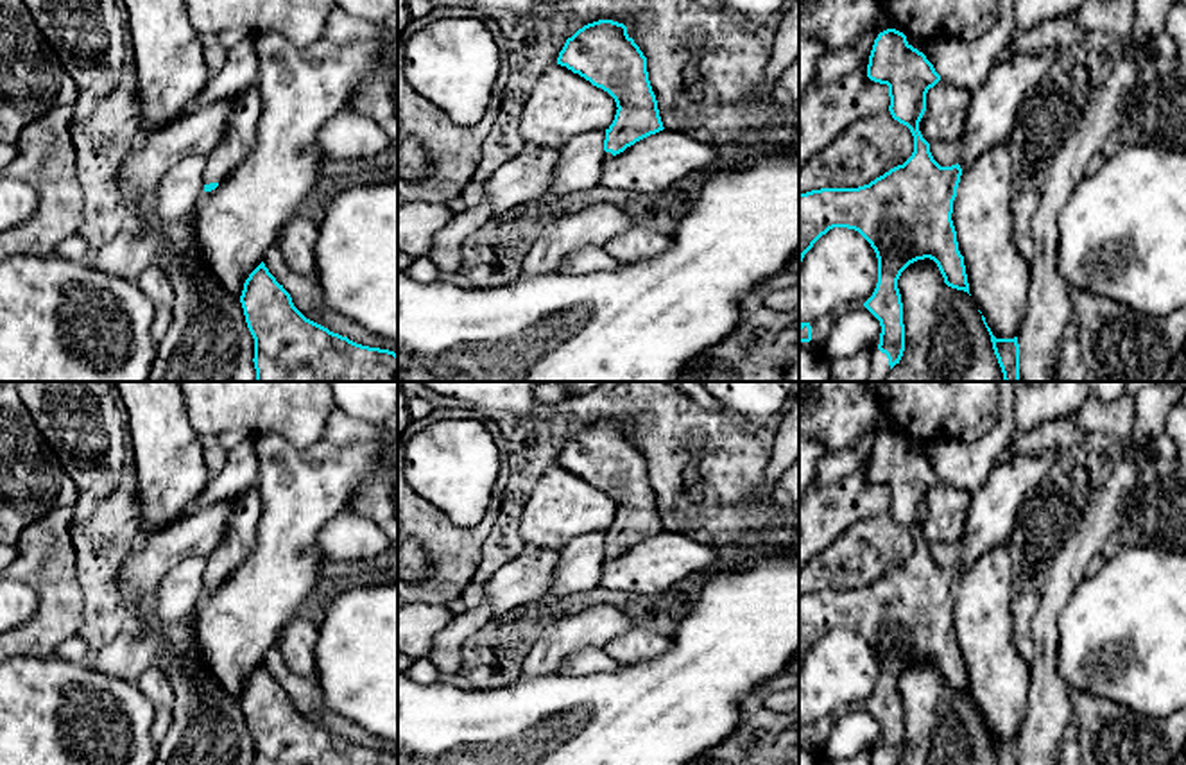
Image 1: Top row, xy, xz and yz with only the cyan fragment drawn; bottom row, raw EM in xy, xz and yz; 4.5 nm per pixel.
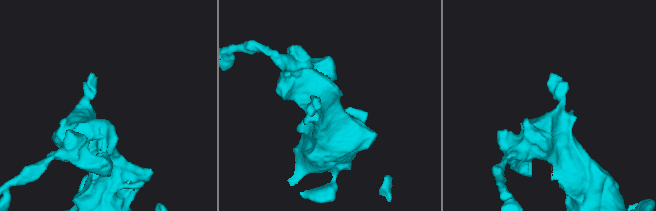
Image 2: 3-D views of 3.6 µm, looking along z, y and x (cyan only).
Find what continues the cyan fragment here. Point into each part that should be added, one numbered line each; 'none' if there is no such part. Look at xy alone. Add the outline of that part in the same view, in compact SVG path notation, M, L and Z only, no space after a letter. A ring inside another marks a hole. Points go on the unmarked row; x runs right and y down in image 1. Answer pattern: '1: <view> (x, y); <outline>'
1: xy (239, 541); M256 484L236 496L224 539L206 555L202 584L220 584L254 550L263 502Z

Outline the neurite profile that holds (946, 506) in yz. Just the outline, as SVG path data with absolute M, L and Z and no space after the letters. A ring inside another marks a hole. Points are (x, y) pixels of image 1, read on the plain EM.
M941 480L926 494L926 512L919 523L923 539L928 545L933 541L958 545L969 502L971 493Z

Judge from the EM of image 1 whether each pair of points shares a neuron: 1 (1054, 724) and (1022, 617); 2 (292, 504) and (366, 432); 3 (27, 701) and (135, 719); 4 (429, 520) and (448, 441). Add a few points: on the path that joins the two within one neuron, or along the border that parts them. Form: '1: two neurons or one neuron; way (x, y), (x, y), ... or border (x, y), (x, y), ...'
1: two neurons; border (1036, 615), (1031, 626), (1034, 656), (1029, 661)
2: two neurons; border (378, 436), (357, 443), (321, 441)
3: one neuron; way (56, 703), (104, 704), (111, 697)
4: two neurons; border (416, 491), (441, 513)

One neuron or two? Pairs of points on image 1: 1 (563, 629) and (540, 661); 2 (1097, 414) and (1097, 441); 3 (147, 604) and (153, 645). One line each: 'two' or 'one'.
1: one
2: two
3: one

